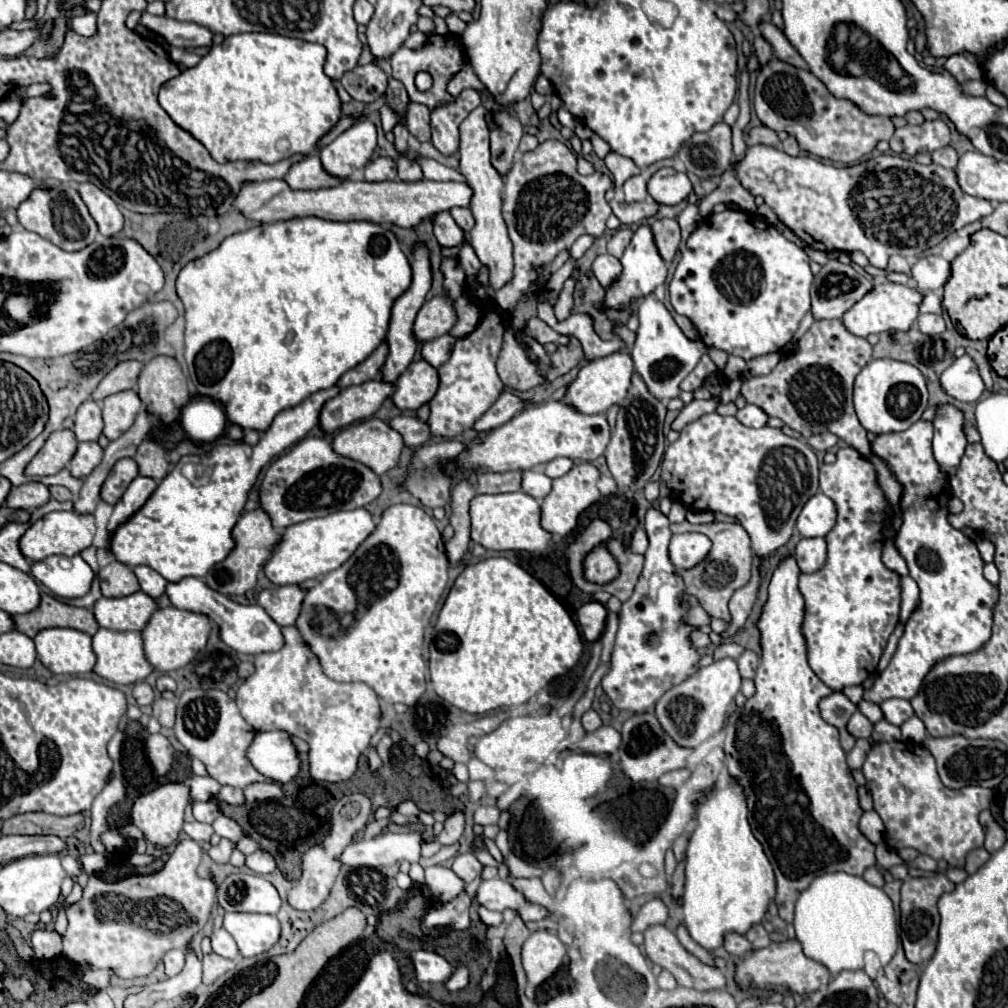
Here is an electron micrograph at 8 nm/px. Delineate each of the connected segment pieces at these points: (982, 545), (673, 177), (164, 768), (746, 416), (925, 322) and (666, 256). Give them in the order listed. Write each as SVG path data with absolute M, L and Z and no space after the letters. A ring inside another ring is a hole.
M979 537L975 543L977 543L977 549L979 549L979 553L981 553L981 559L983 559L985 563L993 563L993 555L995 555L993 543L987 541L987 539L981 539L981 537Z
M665 167L665 169L659 169L649 179L647 191L659 205L677 205L677 203L685 201L693 189L691 189L691 181L685 173Z
M161 733L149 735L145 747L147 747L147 755L149 755L149 761L151 761L153 769L155 769L155 773L159 777L167 775L173 761L175 761L175 751L173 751L171 743L167 741L167 737L163 737Z
M745 405L743 409L737 411L737 419L747 427L763 427L763 425L767 425L769 417L765 411L761 411L761 407Z
M919 315L917 325L925 335L939 335L945 331L945 321L941 315Z
M657 219L651 223L651 231L653 231L653 239L657 245L659 255L663 257L665 263L671 263L677 249L679 249L679 225L675 219Z

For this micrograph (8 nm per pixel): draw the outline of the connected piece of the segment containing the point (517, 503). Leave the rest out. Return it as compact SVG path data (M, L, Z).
M527 493L479 495L471 501L471 539L491 551L529 551L545 555L551 551L551 533L541 525L541 505Z

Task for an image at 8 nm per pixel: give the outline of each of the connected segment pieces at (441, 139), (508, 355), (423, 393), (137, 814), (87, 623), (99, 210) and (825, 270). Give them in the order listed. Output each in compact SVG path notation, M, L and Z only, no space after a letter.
M461 93L455 103L441 105L431 113L431 143L443 155L459 151L459 125L461 121L481 105L479 93Z
M509 325L503 333L503 345L501 345L501 353L497 357L497 373L505 387L511 387L519 393L529 391L531 387L541 383L537 365L527 359L525 351L519 347L519 343L513 335L513 329Z
M413 361L395 383L393 403L399 409L419 409L429 403L439 389L439 373L427 361Z
M169 783L169 785L161 785L151 793L141 795L131 811L131 819L133 823L143 831L145 839L159 851L163 851L165 847L177 843L181 827L183 827L183 811L189 803L189 787L185 783Z
M47 593L41 595L37 611L31 611L29 615L13 615L13 619L17 623L17 631L25 633L27 637L35 637L39 631L51 627L69 627L87 635L95 635L99 629L91 609L61 603Z
M81 183L79 195L85 201L91 217L95 219L101 235L113 237L123 229L123 215L117 203L109 195L105 195L99 187L95 187L93 183Z
M829 261L821 267L821 271L813 279L811 287L811 311L815 319L841 319L861 297L865 297L869 291L873 291L873 277L869 273L859 273L851 265Z

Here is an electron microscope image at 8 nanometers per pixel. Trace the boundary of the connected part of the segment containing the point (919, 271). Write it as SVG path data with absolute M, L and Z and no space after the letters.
M921 257L911 269L911 277L915 279L919 291L941 289L951 277L951 263L943 257Z

